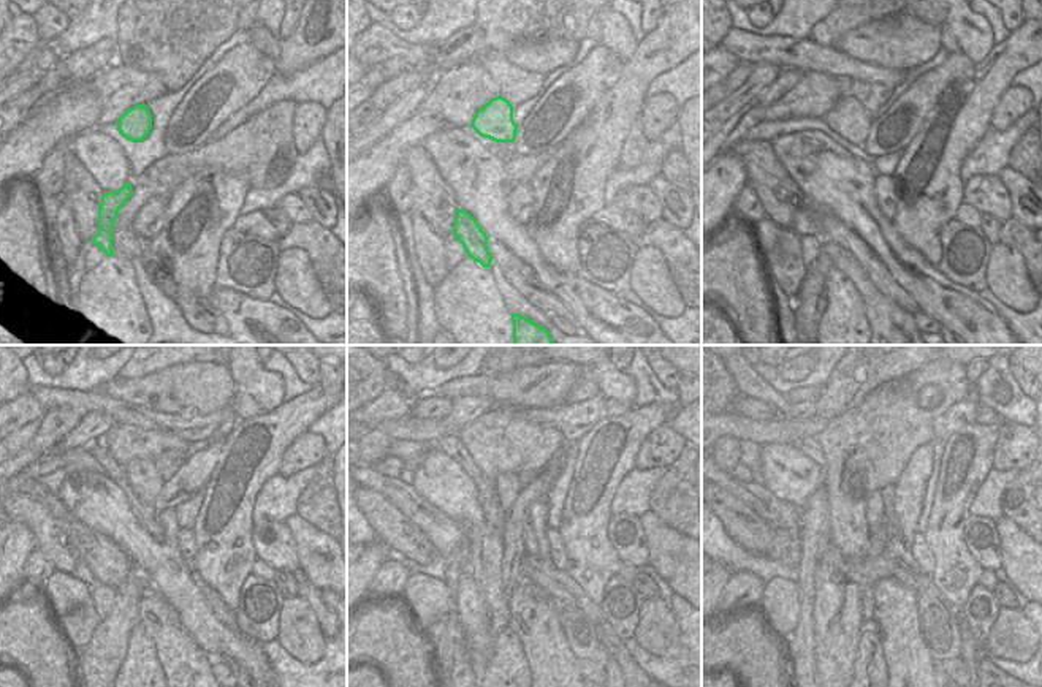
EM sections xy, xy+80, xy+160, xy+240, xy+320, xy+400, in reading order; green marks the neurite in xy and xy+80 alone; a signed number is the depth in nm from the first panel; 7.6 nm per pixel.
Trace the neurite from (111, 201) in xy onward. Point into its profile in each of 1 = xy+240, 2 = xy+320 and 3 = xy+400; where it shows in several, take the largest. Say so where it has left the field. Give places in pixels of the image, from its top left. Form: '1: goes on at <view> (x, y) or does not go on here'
1: goes on at xy+240 (187, 667)
2: goes on at xy+320 (534, 618)
3: goes on at xy+400 (909, 667)

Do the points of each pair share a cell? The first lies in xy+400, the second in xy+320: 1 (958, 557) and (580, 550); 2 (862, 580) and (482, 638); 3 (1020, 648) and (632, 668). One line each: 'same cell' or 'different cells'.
1: same cell
2: same cell
3: different cells

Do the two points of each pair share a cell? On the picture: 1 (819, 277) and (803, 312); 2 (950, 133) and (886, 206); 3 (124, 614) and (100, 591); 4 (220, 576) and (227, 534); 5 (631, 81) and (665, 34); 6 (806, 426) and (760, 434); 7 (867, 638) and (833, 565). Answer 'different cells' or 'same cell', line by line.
1: same cell
2: different cells
3: different cells
4: same cell
5: same cell
6: same cell
7: different cells

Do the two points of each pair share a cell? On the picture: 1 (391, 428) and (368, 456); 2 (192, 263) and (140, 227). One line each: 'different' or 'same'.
1: different
2: different

